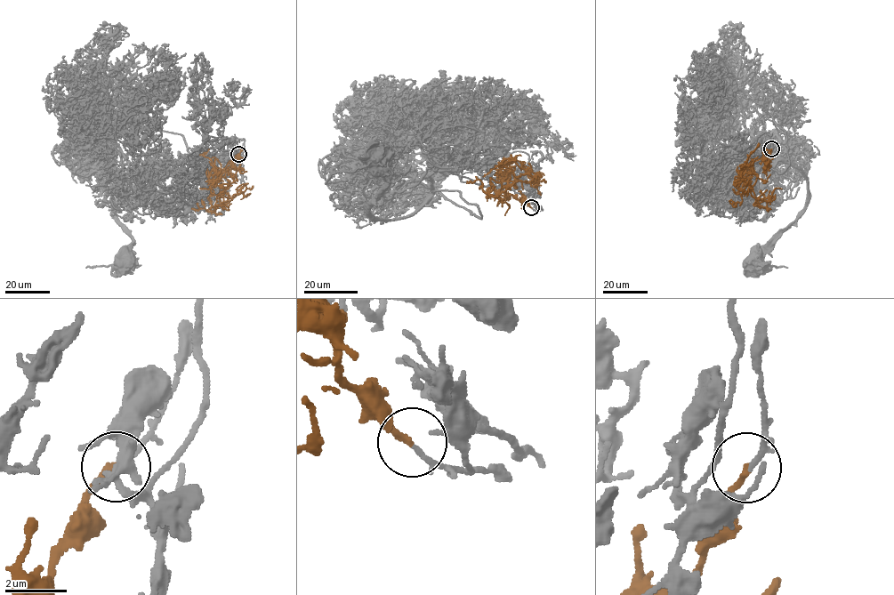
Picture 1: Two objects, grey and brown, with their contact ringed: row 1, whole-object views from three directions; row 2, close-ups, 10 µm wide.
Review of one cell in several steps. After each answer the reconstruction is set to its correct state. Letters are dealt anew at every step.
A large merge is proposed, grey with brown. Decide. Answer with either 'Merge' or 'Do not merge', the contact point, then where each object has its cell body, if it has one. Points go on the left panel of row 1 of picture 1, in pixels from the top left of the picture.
Do not merge. Place: (238, 154). Soma of grey: (120, 261). Soma of brown: none

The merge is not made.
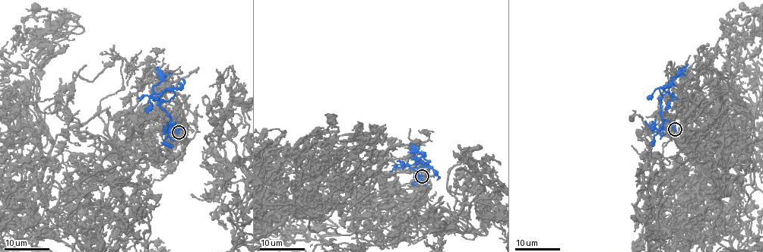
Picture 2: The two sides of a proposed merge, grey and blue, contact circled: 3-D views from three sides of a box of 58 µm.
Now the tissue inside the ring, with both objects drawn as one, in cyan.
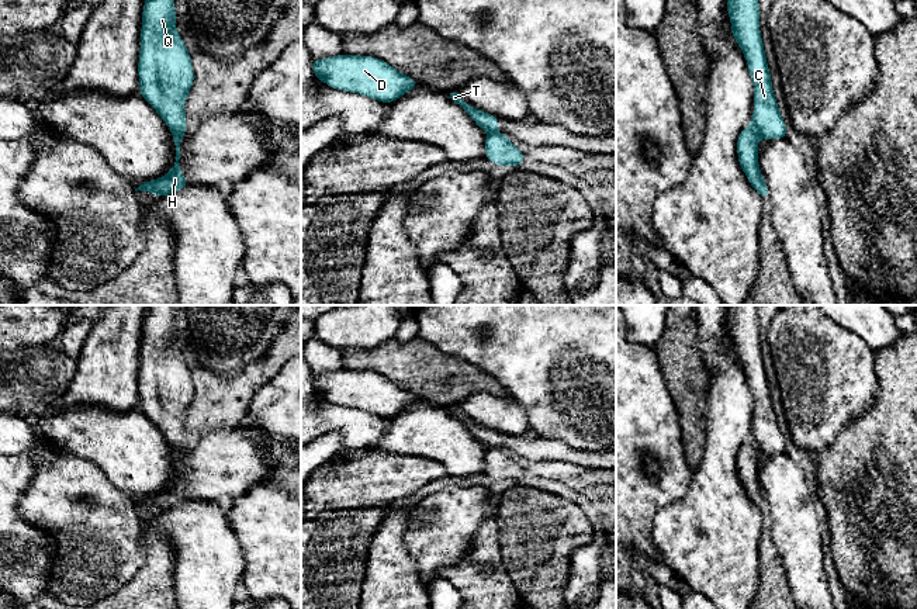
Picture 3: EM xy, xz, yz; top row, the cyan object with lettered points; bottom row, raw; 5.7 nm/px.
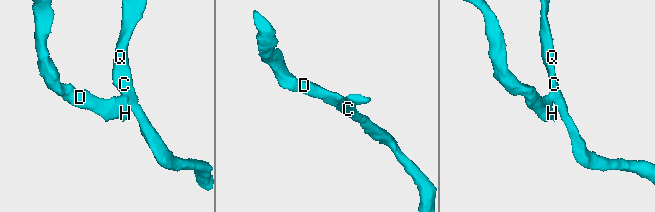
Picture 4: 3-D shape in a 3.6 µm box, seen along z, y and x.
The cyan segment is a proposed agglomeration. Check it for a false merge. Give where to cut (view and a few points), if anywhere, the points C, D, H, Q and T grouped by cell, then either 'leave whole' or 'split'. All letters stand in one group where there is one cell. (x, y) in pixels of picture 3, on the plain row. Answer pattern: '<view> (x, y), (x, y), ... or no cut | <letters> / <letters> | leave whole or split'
yz (751, 439), (760, 450) | C Q / D H T | split

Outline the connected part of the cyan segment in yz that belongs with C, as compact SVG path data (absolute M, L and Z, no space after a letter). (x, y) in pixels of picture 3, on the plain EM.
M727 305L731 350L743 364L754 397L754 429L751 440L767 456L788 454L786 440L772 406L772 395L759 346L758 305Z

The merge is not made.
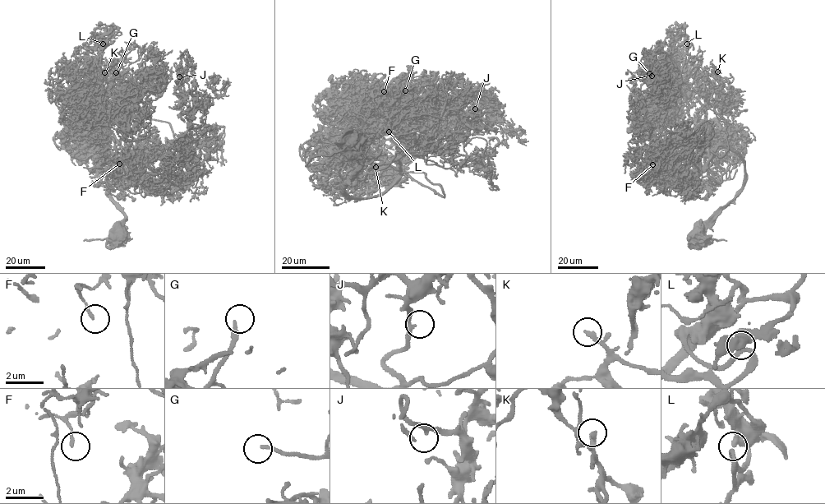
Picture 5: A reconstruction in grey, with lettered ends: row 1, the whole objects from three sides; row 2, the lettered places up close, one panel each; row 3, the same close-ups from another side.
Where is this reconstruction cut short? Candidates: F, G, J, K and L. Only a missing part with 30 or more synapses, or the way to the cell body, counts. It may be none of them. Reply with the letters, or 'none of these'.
G, K

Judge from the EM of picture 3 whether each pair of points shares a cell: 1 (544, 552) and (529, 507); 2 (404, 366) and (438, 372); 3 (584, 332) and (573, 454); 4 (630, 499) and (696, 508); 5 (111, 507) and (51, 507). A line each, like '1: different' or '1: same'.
1: same
2: same
3: different
4: different
5: same

